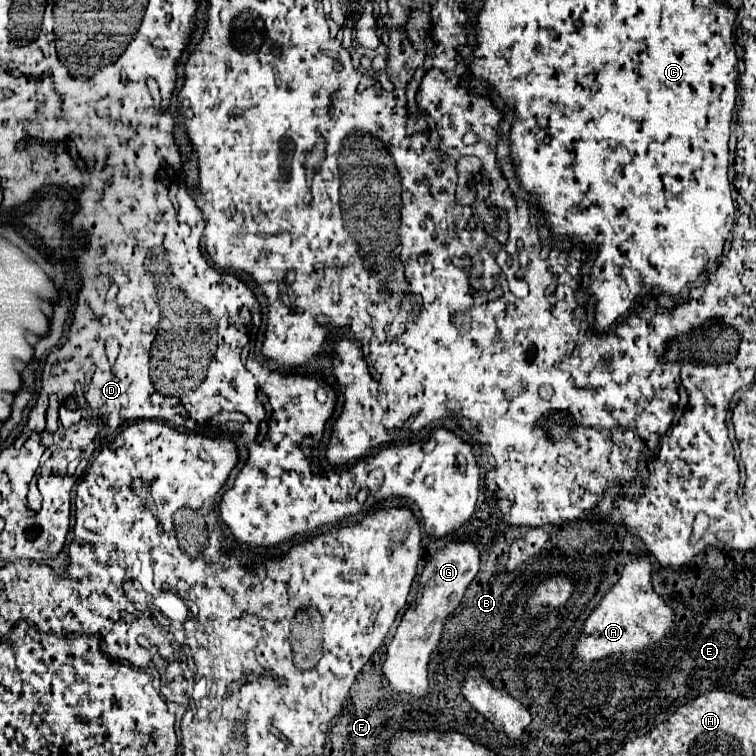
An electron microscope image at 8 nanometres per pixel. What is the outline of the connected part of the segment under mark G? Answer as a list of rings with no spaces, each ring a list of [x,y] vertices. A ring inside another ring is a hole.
[[[449,542],[441,548],[433,558],[427,560],[425,570],[419,578],[419,588],[403,614],[403,620],[387,646],[383,672],[389,680],[389,686],[397,692],[411,694],[415,698],[423,698],[429,690],[427,684],[427,664],[441,640],[441,628],[449,614],[461,604],[463,594],[471,580],[479,572],[479,548],[473,542]]]

